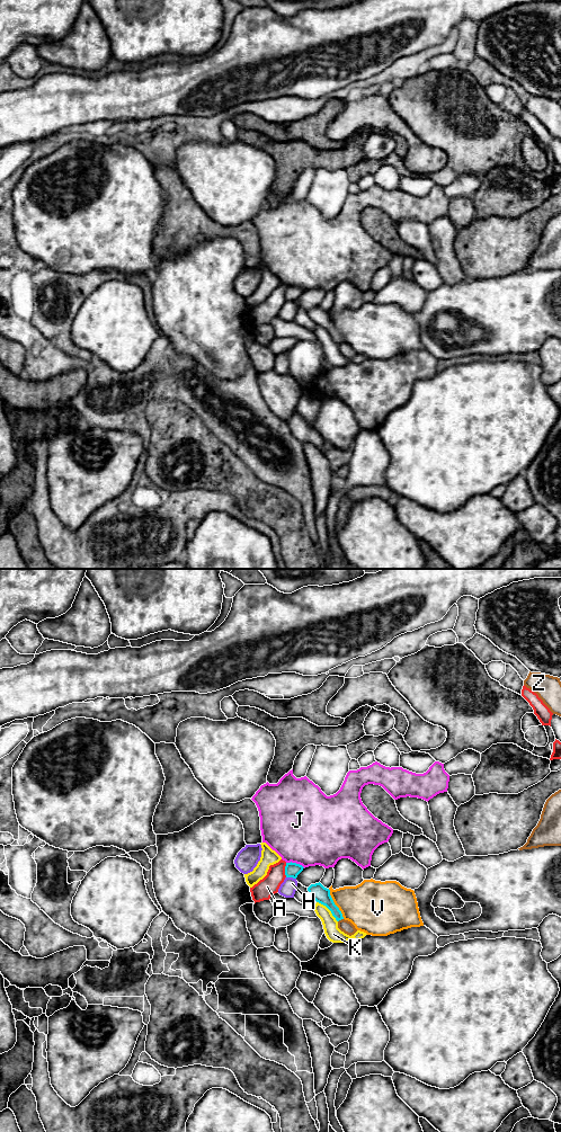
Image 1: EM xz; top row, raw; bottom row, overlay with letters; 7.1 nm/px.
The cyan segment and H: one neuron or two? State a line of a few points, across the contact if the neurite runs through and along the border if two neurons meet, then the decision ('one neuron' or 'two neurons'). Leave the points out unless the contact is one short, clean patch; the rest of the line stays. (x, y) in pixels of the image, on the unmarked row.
line xz (286, 300), (295, 302); two neurons

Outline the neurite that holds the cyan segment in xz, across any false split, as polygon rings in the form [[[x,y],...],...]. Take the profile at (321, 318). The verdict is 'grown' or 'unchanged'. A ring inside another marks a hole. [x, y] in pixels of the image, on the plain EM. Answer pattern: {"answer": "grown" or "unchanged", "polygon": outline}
{"answer": "unchanged", "polygon": [[[320,305],[315,307],[311,307],[308,311],[310,319],[319,327],[326,329],[336,341],[337,345],[344,342],[341,335],[335,328],[331,319],[330,313],[324,311]]]}

